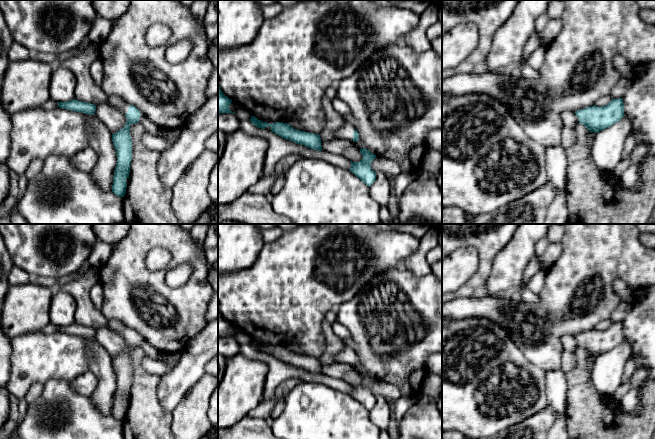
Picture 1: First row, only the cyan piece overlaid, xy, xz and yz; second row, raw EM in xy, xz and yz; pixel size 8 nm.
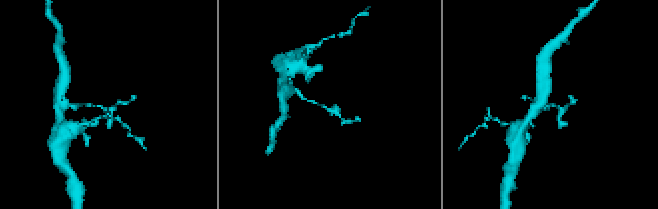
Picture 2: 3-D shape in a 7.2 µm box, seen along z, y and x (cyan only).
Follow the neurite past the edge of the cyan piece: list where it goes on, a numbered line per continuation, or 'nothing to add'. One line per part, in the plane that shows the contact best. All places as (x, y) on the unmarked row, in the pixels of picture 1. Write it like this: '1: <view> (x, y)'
1: xz (345, 356)

